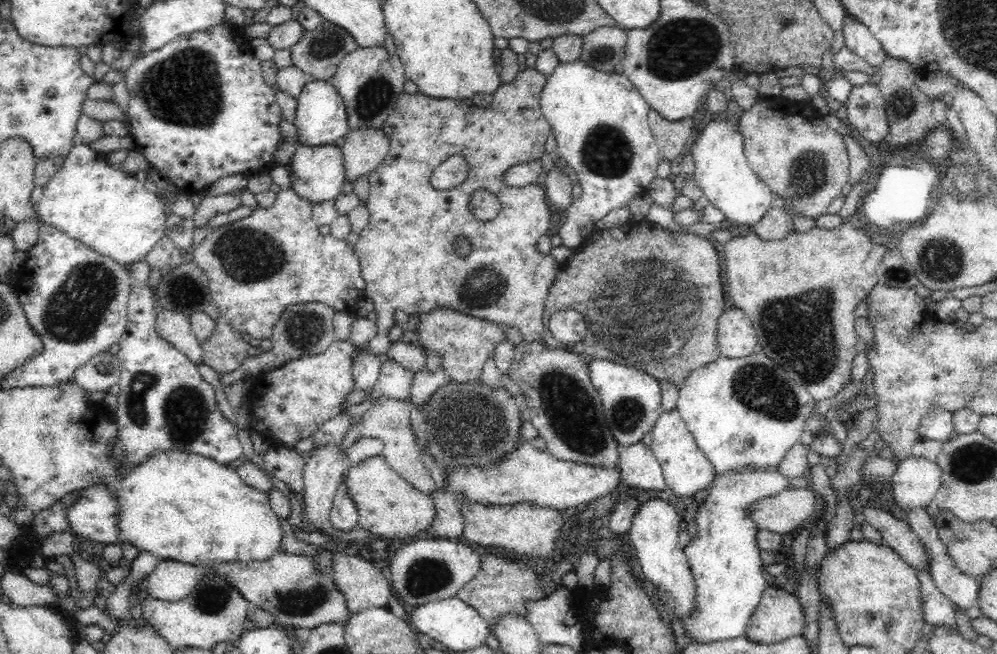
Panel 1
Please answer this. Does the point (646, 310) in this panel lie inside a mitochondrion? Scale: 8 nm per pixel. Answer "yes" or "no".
yes

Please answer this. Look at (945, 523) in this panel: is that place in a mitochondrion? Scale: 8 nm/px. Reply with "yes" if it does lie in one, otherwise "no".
no

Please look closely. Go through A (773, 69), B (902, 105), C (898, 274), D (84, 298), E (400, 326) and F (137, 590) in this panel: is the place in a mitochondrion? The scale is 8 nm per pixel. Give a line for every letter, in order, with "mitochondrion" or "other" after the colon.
A: other
B: mitochondrion
C: mitochondrion
D: mitochondrion
E: other
F: other

